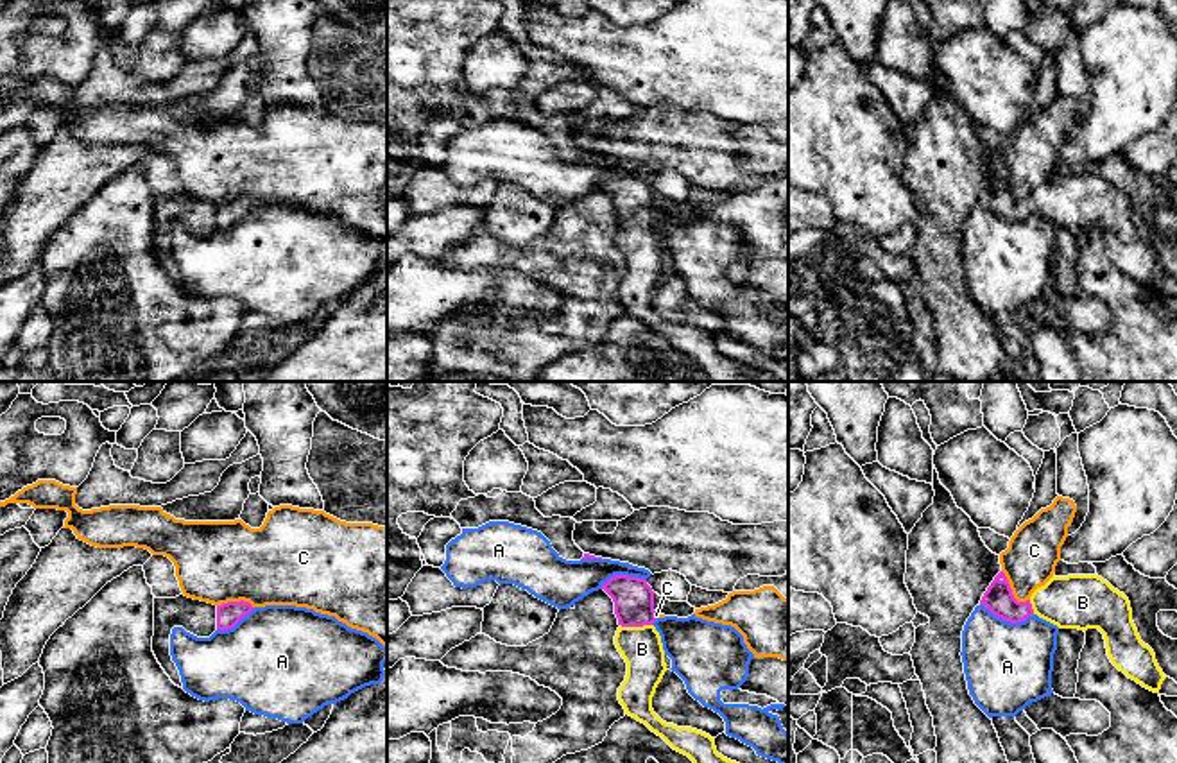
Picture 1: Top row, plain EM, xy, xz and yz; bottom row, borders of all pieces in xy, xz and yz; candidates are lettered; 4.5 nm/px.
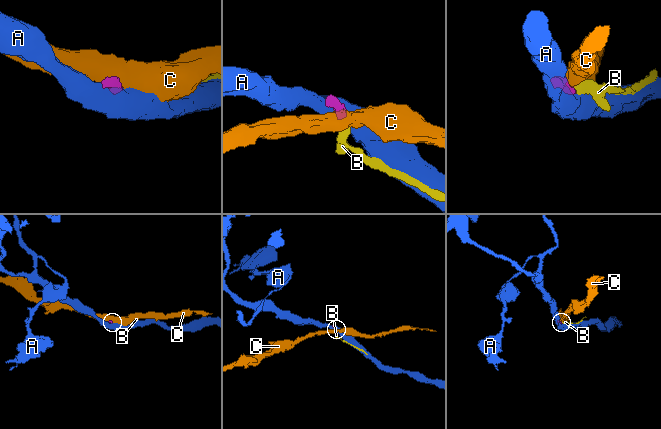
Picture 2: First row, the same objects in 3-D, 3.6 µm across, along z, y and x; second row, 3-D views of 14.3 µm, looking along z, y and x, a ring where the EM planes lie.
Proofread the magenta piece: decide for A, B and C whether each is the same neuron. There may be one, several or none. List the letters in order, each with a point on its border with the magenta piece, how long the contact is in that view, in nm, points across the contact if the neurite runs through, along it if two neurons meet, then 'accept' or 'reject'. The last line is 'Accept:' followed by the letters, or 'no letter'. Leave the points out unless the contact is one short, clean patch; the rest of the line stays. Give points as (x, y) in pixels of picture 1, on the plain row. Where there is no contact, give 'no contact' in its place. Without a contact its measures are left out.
A: meets magenta in yz at (1007, 219); contact 240 nm long; border along yz (980, 201), (995, 214), (1011, 221), (1023, 221), (1032, 214); reject
B: meets magenta in xz at (636, 224); contact 140 nm long; runs through xz (633, 196), (636, 224), (636, 239), (642, 248); accept
C: meets magenta in yz at (1011, 190); contact 190 nm long; border along yz (1002, 169), (1011, 192), (1018, 199), (1029, 199); reject
Accept: B

